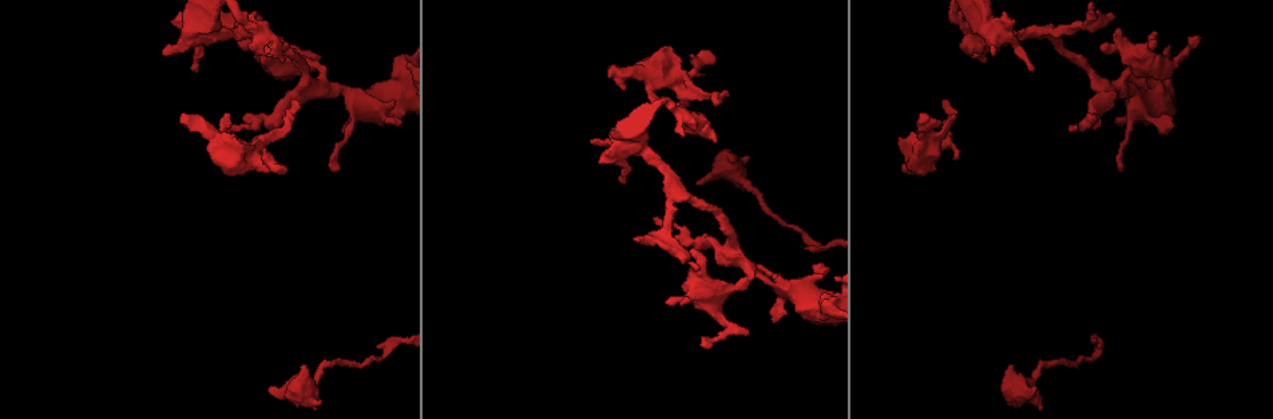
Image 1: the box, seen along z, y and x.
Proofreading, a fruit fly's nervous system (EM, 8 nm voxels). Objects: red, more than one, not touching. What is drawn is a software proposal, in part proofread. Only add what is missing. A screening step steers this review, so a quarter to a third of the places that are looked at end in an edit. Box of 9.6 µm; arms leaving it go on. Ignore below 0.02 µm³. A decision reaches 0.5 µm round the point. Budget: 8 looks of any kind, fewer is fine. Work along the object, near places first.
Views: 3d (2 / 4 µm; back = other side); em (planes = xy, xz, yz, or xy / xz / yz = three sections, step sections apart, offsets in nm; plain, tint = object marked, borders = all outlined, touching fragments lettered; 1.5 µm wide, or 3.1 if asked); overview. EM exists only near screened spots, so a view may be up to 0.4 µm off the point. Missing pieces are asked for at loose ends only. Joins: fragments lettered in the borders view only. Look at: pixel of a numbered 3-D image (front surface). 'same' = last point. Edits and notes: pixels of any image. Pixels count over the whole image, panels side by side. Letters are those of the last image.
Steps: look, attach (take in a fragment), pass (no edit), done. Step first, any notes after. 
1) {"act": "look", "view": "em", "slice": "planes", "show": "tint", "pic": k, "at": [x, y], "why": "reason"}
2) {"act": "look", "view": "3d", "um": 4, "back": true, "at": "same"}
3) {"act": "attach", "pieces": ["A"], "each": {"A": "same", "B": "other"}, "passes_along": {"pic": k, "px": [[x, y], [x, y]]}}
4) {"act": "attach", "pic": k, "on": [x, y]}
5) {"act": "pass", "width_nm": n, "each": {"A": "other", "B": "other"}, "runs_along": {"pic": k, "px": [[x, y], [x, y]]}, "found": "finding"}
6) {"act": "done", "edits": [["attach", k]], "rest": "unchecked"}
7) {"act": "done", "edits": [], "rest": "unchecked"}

{"act": "look", "view": "em", "slice": "planes", "show": "borders", "pic": 1, "at": [1119, 124], "why": "free end"}

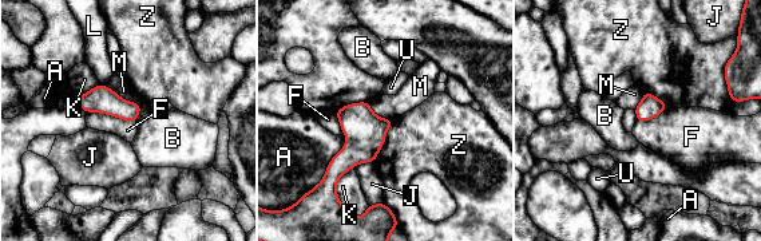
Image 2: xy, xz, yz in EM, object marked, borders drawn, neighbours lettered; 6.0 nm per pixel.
{"act": "pass", "longest_contact_nm": ["A", 320], "each": {"A": "other", "B": "other", "F": "other", "J": "other", "K": "other", "L": "other", "M": "other", "U": "other", "Z": "other"}, "border": {"pic": 2, "px": [[86, 111], [104, 113], [135, 122]]}, "found": "none of them fits"}

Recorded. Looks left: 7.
{"act": "look", "view": "em", "slice": "planes", "show": "tint", "pic": 1, "at": [320, 58]}

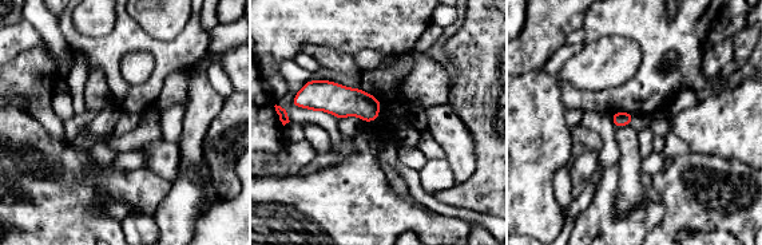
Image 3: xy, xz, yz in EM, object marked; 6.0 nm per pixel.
{"act": "look", "view": "em", "slice": "planes", "show": "borders", "at": "same", "why": "what lies round it"}

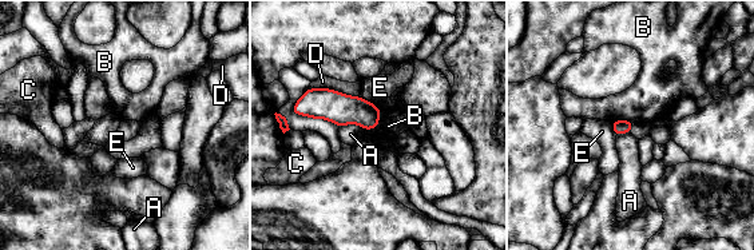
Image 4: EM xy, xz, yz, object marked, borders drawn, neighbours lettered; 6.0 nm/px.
{"act": "pass", "each": {"A": "other", "B": "other", "C": "other", "D": "other", "E": "other"}, "border": {"pic": 4, "px": [[340, 126], [360, 124], [365, 130]]}, "found": "none of them fits"}

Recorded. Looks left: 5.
{"act": "look", "view": "em", "slice": "planes", "show": "borders", "pic": 1, "at": [946, 101], "why": "branch stops here"}

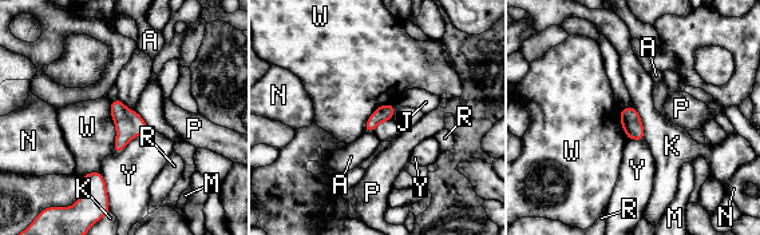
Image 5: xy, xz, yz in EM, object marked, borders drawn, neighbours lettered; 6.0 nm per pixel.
{"act": "pass", "longest_contact_nm": ["W", 320], "each": {"A": "other", "J": "other", "K": "other", "M": "other", "N": "other", "P": "other", "R": "other", "W": "other", "Y": "other"}, "border": {"pic": 5, "px": [[633, 104], [642, 123], [645, 139]]}, "found": "no lettered fragment goes on from it"}

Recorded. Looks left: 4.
{"act": "done", "edits": [], "rest": "unchecked"}

